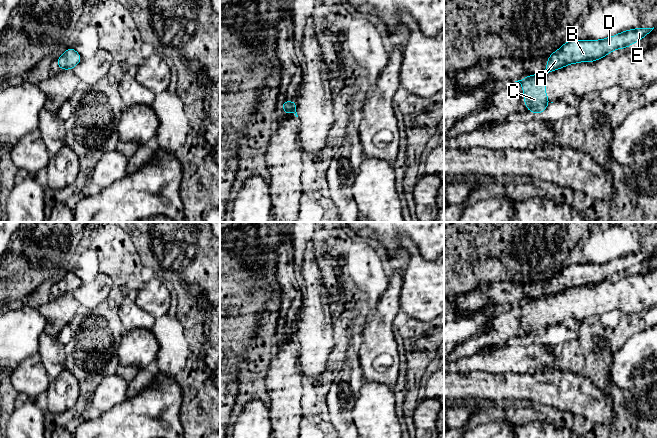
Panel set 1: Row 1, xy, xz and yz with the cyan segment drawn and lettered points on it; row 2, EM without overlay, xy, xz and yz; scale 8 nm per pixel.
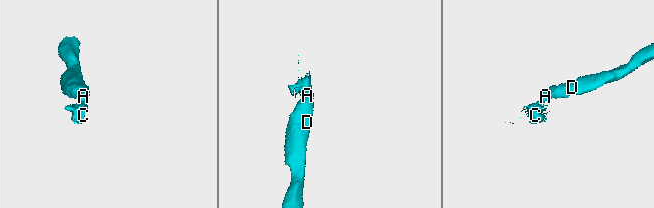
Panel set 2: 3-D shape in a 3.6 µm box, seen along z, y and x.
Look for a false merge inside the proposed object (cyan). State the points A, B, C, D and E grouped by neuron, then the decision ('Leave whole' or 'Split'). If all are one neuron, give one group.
Groups: A B D E / C. Split

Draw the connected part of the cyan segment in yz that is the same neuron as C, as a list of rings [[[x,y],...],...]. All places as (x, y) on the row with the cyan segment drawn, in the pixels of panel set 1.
[[[545,70],[515,81],[519,82],[522,86],[525,107],[534,115],[537,113],[543,113],[550,104],[545,92],[546,81],[544,76],[551,72],[553,71]]]

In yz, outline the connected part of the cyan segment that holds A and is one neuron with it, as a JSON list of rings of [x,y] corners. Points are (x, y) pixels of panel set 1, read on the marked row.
[[[639,27],[599,40],[570,39],[547,59],[547,70],[558,70],[569,64],[579,62],[594,62],[616,49],[623,49],[647,36],[653,28]]]

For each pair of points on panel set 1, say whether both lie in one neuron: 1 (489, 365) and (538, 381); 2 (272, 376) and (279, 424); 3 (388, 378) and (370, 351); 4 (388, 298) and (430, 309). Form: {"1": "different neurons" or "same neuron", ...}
{"1": "different neurons", "2": "same neuron", "3": "same neuron", "4": "different neurons"}

